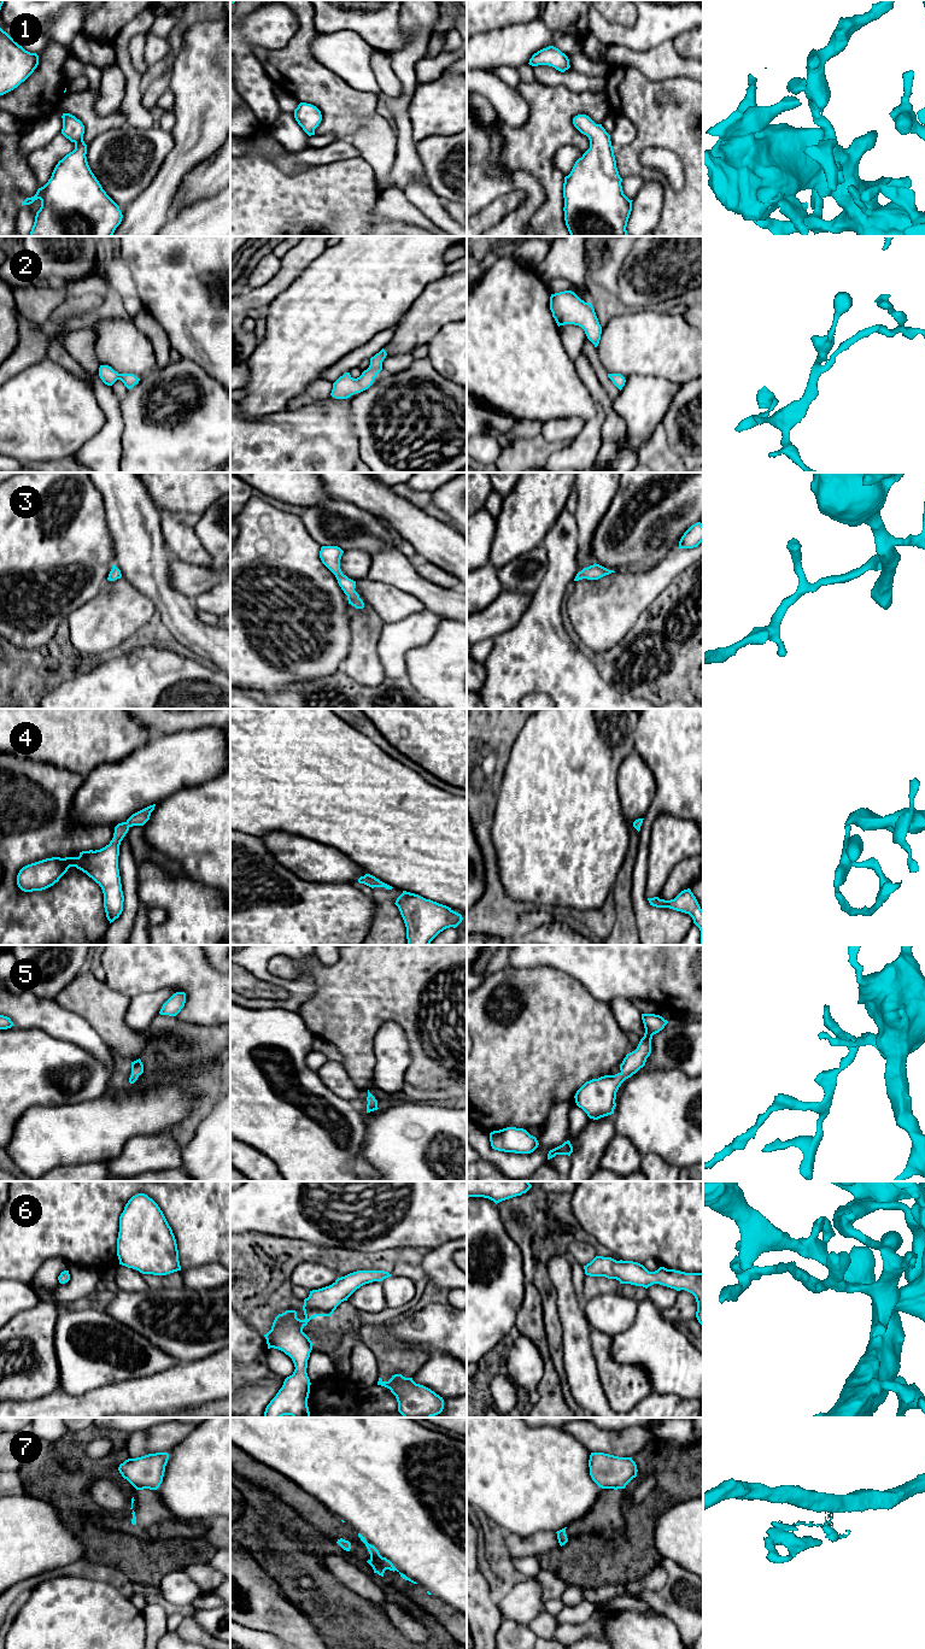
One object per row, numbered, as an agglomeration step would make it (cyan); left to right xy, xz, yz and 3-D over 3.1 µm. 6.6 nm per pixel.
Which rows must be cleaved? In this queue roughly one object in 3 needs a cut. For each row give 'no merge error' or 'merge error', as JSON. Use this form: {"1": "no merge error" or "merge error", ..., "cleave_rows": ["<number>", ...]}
{"1": "no merge error", "2": "no merge error", "3": "no merge error", "4": "no merge error", "5": "no merge error", "6": "no merge error", "7": "merge error", "cleave_rows": ["7"]}

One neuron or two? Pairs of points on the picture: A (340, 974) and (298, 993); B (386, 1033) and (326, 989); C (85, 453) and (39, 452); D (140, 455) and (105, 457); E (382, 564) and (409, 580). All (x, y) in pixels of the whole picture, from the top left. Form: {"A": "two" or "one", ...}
{"A": "two", "B": "two", "C": "two", "D": "two", "E": "one"}

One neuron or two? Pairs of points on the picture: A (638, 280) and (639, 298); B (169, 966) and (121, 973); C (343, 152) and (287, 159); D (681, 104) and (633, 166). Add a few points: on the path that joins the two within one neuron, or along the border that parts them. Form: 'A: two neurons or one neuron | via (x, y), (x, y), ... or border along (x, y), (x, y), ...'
A: one neuron | via (639, 285), (639, 293)
B: one neuron | via (157, 966), (133, 966)
C: one neuron | via (329, 153), (300, 159)
D: one neuron | via (666, 118), (633, 151)

